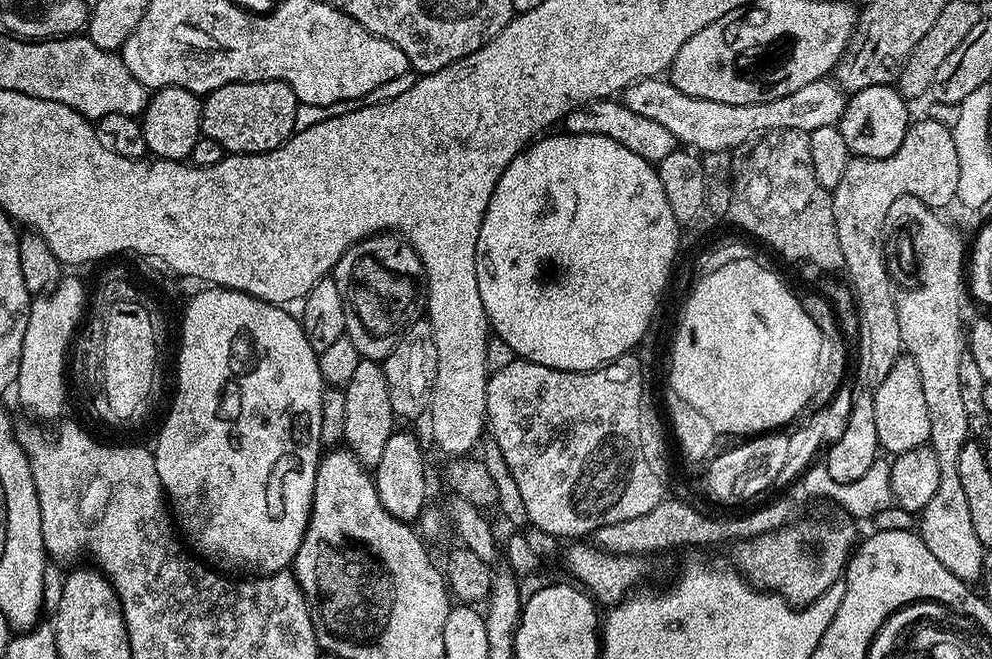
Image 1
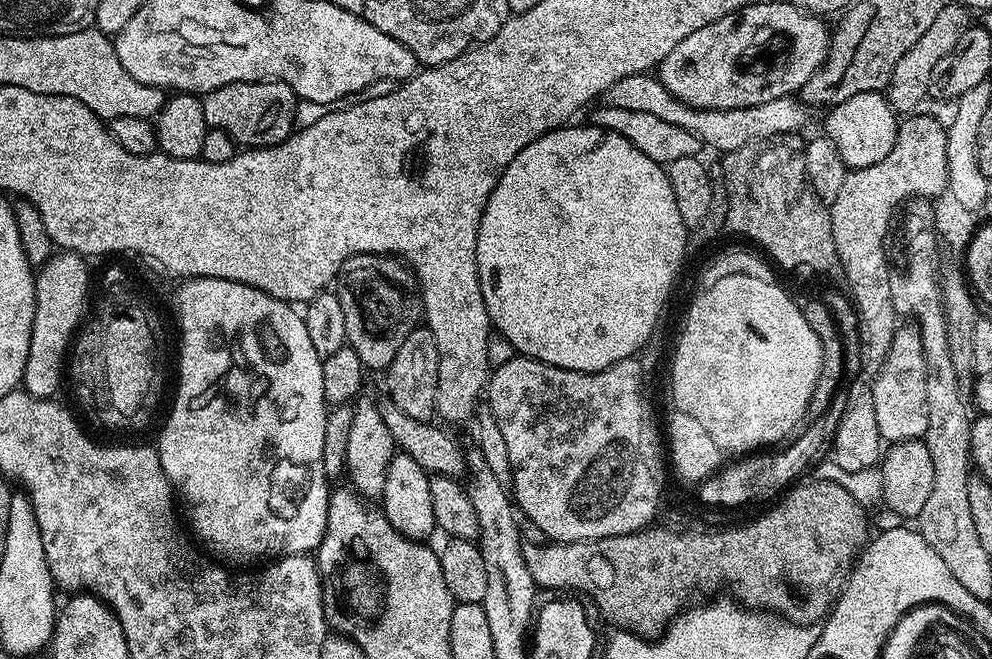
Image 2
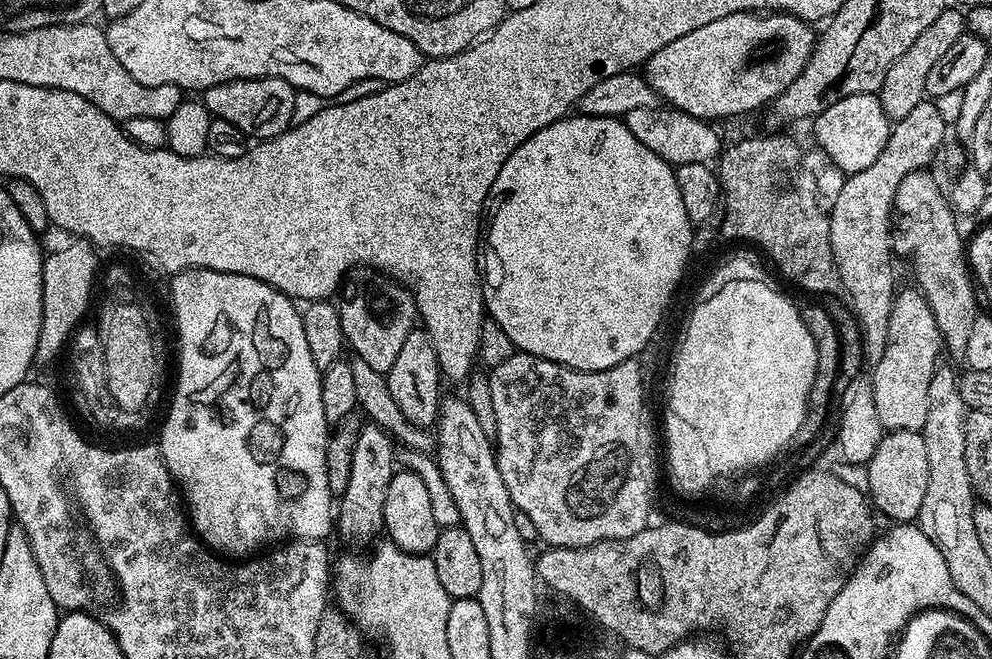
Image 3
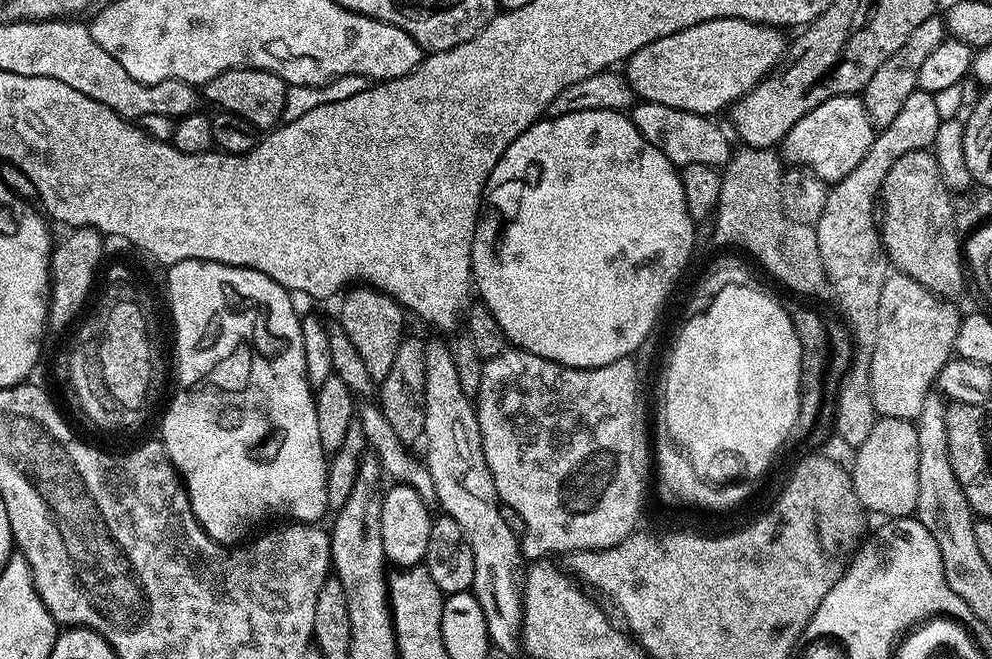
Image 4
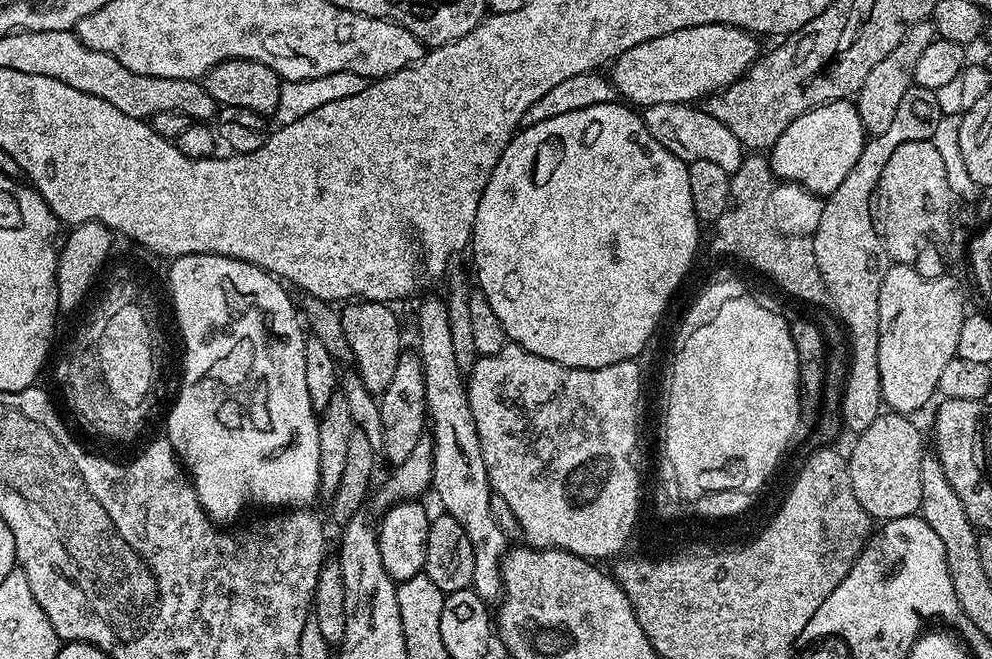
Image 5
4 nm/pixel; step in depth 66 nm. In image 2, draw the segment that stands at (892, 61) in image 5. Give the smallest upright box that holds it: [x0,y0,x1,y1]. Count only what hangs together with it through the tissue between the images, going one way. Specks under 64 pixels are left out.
[886,2,970,113]

